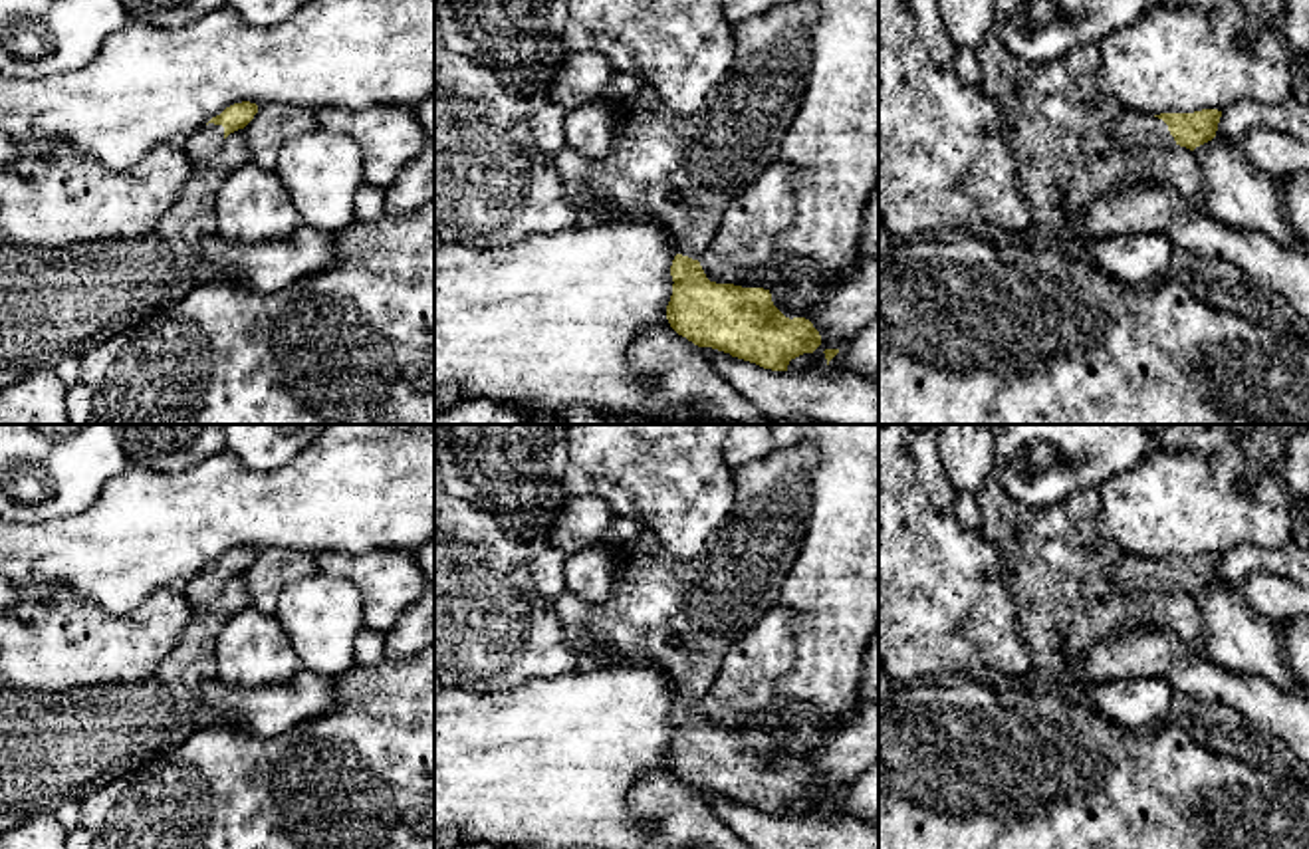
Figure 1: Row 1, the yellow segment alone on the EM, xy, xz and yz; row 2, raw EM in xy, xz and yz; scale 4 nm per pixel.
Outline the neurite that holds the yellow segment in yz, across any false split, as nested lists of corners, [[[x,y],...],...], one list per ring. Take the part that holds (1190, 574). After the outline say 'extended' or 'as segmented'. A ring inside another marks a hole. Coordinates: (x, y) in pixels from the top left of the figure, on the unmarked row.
[[[1218,553],[1160,559],[1125,555],[1113,583],[1125,593],[1160,595],[1180,589],[1194,595],[1216,581],[1220,561]]]; extended

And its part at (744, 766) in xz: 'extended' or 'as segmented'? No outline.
as segmented

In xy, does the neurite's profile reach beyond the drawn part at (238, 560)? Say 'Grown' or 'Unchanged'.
Grown

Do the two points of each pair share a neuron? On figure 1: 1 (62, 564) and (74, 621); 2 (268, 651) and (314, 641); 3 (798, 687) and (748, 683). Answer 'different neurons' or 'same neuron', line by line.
1: different neurons
2: different neurons
3: different neurons

